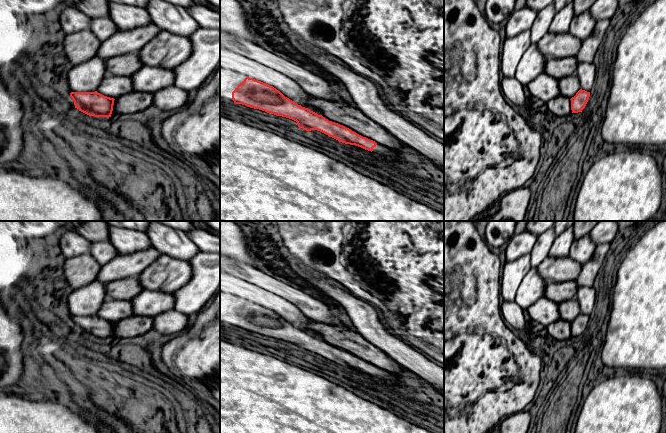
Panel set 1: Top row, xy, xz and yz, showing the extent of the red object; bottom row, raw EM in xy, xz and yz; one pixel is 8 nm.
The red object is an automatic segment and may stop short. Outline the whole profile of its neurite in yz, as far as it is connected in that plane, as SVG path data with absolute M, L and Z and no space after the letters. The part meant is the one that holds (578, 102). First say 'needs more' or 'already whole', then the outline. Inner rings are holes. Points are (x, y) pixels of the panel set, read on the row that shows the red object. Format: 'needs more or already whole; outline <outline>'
needs more; outline M572 74L558 80L560 95L571 100L572 113L582 112L585 108L590 92L580 88L579 79L576 74Z

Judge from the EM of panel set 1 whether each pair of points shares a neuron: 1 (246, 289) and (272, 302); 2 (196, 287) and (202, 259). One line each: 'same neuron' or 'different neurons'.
1: same neuron
2: same neuron

